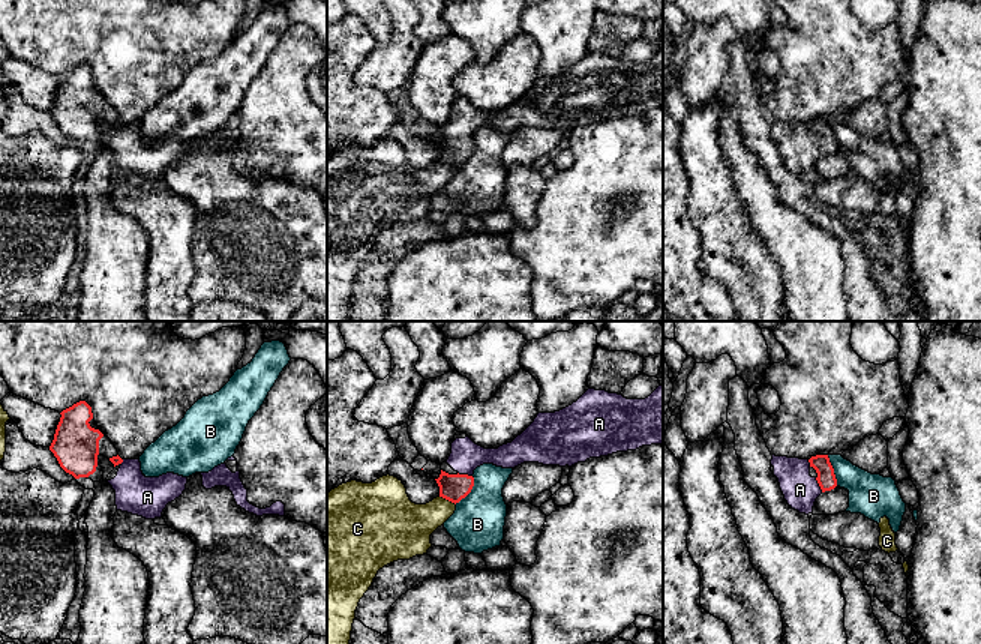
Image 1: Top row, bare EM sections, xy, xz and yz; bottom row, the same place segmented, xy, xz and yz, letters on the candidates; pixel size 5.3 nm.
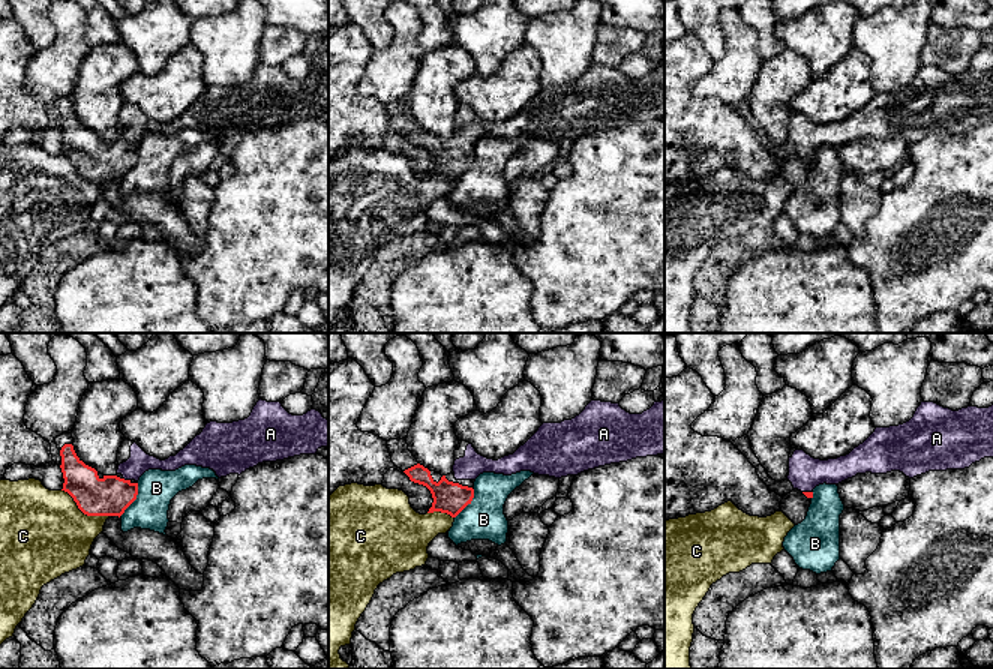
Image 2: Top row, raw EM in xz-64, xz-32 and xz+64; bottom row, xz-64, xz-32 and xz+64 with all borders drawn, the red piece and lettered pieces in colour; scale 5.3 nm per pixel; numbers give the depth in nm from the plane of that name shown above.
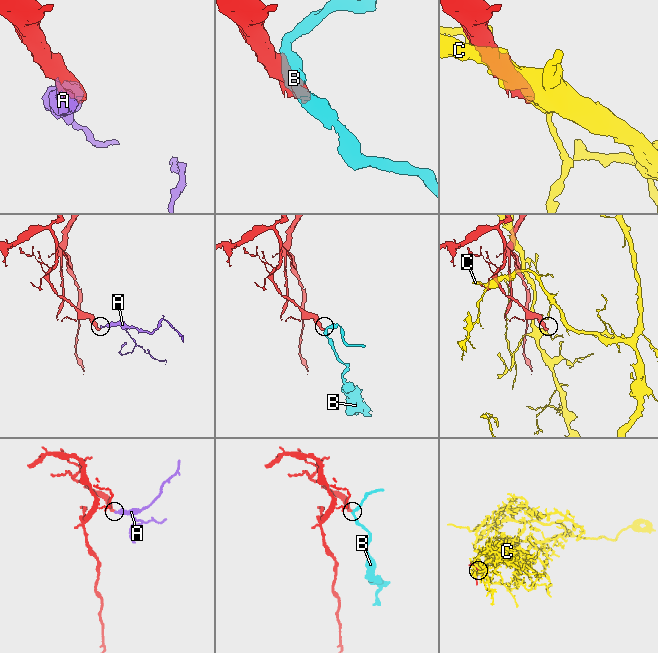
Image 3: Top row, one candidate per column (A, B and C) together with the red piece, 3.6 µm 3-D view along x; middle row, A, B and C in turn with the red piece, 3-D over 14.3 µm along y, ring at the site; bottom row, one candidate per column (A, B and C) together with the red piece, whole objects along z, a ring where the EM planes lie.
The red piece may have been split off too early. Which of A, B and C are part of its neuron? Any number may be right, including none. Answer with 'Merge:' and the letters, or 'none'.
Merge: A

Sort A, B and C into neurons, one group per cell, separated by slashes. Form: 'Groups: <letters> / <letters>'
Groups: A / B / C

